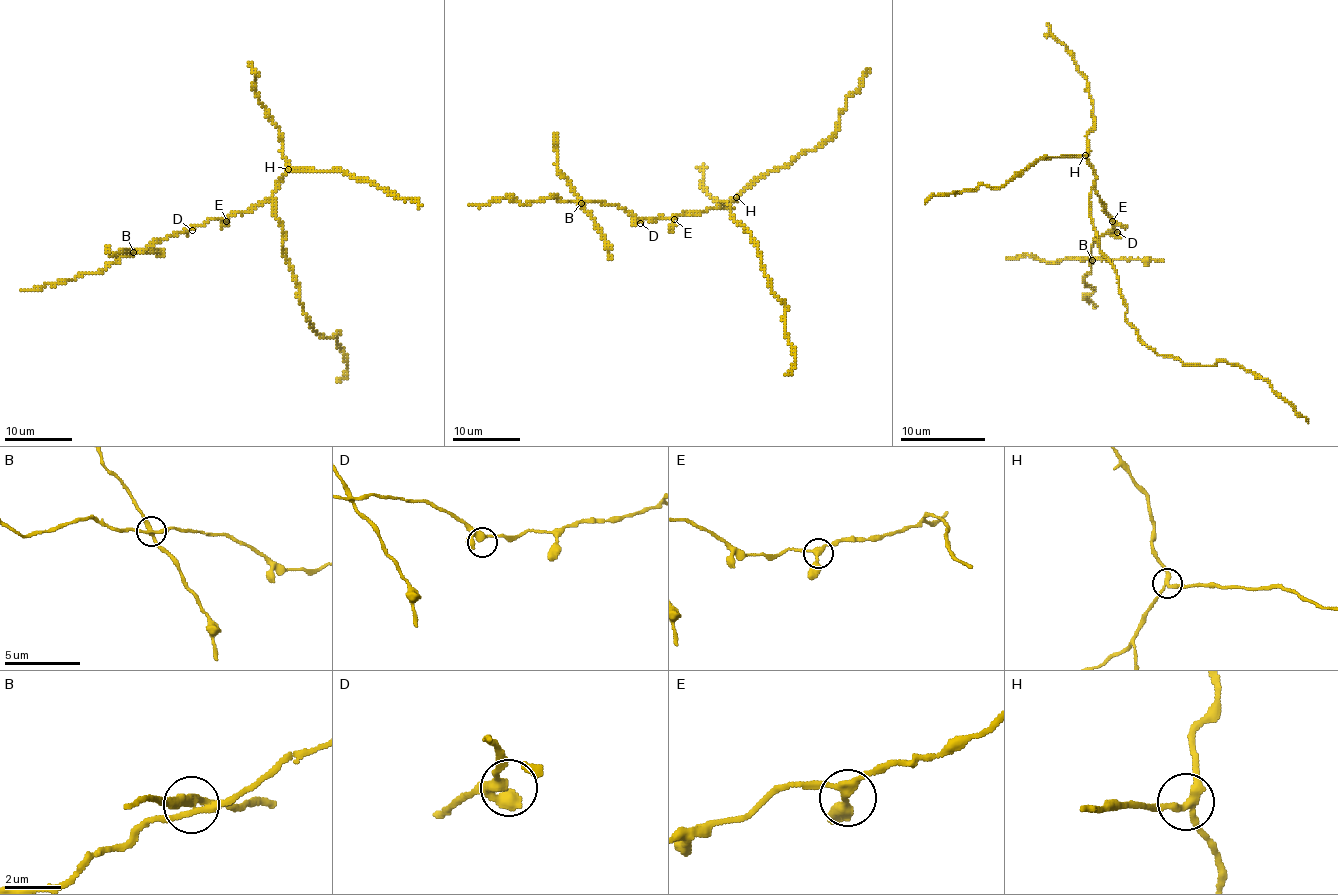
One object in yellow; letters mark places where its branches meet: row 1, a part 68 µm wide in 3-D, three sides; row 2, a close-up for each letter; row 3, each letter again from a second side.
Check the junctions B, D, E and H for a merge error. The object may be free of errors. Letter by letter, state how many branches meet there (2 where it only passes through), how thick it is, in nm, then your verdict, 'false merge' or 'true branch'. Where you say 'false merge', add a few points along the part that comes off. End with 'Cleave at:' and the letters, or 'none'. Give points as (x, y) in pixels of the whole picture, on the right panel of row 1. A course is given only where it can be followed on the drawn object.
B: branches 4; calibre 280 nm; false merge; course (1091, 259), (1040, 261), (1027, 255), (1006, 259)
D: branches 3; calibre 280 nm; true branch
E: branches 3; calibre 260 nm; true branch
H: branches 3; calibre 240 nm; true branch
Cleave at: B

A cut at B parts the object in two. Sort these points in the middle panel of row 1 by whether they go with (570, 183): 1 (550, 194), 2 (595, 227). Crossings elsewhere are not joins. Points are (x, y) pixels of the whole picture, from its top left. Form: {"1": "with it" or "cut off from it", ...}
{"1": "cut off from it", "2": "with it"}

